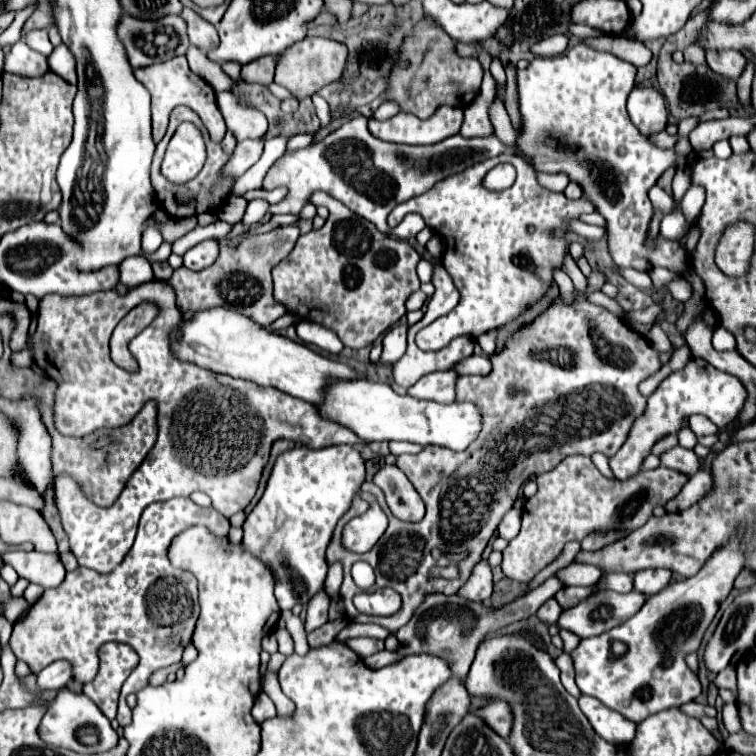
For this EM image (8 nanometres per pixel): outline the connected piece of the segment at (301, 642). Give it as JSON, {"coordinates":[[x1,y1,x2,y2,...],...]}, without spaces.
{"coordinates":[[302,623,300,625,288,625,290,629,290,633,292,633,292,639,294,639,294,651,298,653,298,655,306,655,308,653,308,641,306,641,306,633,304,633,304,627,302,627]]}

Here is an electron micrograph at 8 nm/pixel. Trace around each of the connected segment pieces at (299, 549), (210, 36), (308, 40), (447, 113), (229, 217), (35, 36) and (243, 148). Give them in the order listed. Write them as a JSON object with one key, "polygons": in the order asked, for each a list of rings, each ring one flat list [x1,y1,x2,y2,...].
{"polygons":[[[332,445,324,449,294,447,278,455,268,487,256,507,248,513,244,521,244,545,246,549,262,559,276,577,276,599,282,611,292,609,296,603,310,601,322,587,328,573,326,547,334,535,338,519,350,509,354,497,364,483,364,459,352,445]],[[184,7,182,9,182,17,188,21,188,35,190,35,190,43,202,51,210,51,212,47,218,45,218,33,216,27,210,25,206,19,198,17,192,9]],[[308,35,302,41,298,41,292,47,288,47,280,55,278,65,276,65,274,81,278,85,286,87,296,99,312,97,324,85,336,81,338,75,342,75,346,59,348,59,348,47,344,43,334,41,334,39,326,39,326,37,320,37,320,35]],[[444,105,424,121,410,113,398,113,388,121,370,119,368,129,374,137,388,143,434,145,440,143,440,139,448,139,450,135,458,133,462,121,464,111,460,107]],[[230,197,230,199,226,199,226,201,218,207,218,211,216,211,216,213,218,213,218,219,236,225,236,223,244,217,246,205,248,205,248,201,246,201,244,197]],[[30,29,26,35,24,35,24,41,30,49,34,51,40,51,44,55,50,55,52,53,52,43,48,39,48,31,46,29]],[[246,139,246,141,236,143,236,149,230,157,230,163,222,169,222,175,230,175,232,179,238,179,260,159,262,149,264,149,262,139]]]}

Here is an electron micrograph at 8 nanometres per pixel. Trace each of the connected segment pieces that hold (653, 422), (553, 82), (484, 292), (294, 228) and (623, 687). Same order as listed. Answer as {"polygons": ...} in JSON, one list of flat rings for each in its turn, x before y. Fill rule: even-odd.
{"polygons":[[[690,357,690,361,682,369,670,373,660,383,660,387,648,397,644,415,632,423,626,443,610,459,610,467,616,475,616,479,628,479,630,475,638,473,640,465,642,465,644,457,650,453,652,445,660,437,680,431,682,429,680,423,684,417,700,413,700,415,706,415,712,423,716,423,722,429,738,417,744,401,746,401,746,389,734,375,726,375,726,373,718,371,716,367,710,367,710,363,706,363,704,359]],[[578,43,574,45,572,49,566,49,562,55,556,55,556,57,536,57,528,63,526,69,518,71,518,91,520,91,520,109,522,109,522,117,524,117,524,133,518,137,518,147,522,149,522,153,534,161,534,167,538,171,544,171,544,173,566,173,570,175,570,181,576,181,582,185,584,189,584,195,594,203,594,207,598,209,598,213,608,221,608,237,614,241,614,243,608,243,608,249,610,249,610,255,614,259,614,263,618,267,630,267,630,269,636,269,636,271,650,271,654,267,668,267,672,271,680,271,684,273,686,271,686,253,682,249,682,245,678,241,670,241,670,239,664,239,662,235,654,237,654,245,648,245,646,239,648,239,648,227,650,227,650,221,654,217,654,207,648,199,648,189,658,181,658,177,674,163,678,163,678,157,672,149,658,149,656,145,652,145,648,141,646,135,642,135,634,123,630,121,628,117,628,111,626,111,626,99,630,95,630,91,634,89,634,77,636,77,636,67,628,61,622,61,606,51,594,51,590,47,586,47,584,43]],[[514,153,498,155,498,159,486,159,486,163,476,163,470,167,470,171,462,171,462,175,452,175,450,179,442,179,442,183,436,183,430,191,416,195,414,199,408,199,406,203,400,203,394,207,388,215,388,225,396,227,406,213,420,213,426,221,426,225,444,237,444,255,442,265,454,279,456,289,460,291,458,305,444,317,436,319,430,325,424,327,416,334,416,345,423,351,437,351,448,345,454,338,465,335,466,337,480,337,486,331,492,331,508,321,512,321,526,305,540,299,548,287,552,285,552,269,562,267,564,253,568,251,570,243,564,239,554,239,548,235,550,229,568,229,564,219,574,217,578,219,580,213,592,213,594,207,586,199,568,199,564,193,552,193,544,189,536,181,536,173,524,159,516,157],[498,163,510,163,516,167,516,181,510,189,504,191,488,191,482,187,484,175,496,167]],[[286,225,286,227,278,227,276,231,248,235,240,239,238,245,232,245,232,239,222,239,220,257,216,259,216,263,212,263,202,271,188,271,188,267,182,265,164,283,170,283,170,287,174,289,176,305,182,313,208,309,208,307,224,307,248,315,262,327,270,327,278,317,286,313,286,307,282,307,282,303,278,303,272,295,270,271,294,249,298,237,300,237,298,225],[250,279,254,279,262,289,250,291]],[[734,539,716,551,694,577,674,581,664,591,648,597,644,607,622,625,598,637,582,639,570,653,576,669,576,685,582,695,596,697,634,723,662,709,694,701,702,687,698,677,688,669,686,655,690,649,692,653,698,651,708,625,742,569,744,545]]]}

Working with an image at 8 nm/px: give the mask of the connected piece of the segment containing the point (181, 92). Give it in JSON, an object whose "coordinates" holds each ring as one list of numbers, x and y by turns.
{"coordinates":[[178,55,166,63,154,63,148,67,138,67,138,69,134,69,134,75,136,75,136,79,140,79,140,83,144,83,144,87,152,95,152,139,154,139,154,143,158,143,164,137,166,127,168,127,168,117,170,117,172,109,178,105,190,107,202,119,212,141,220,143,224,139,226,123,224,123,224,117,216,105,214,89,202,77,192,73,184,55]]}

